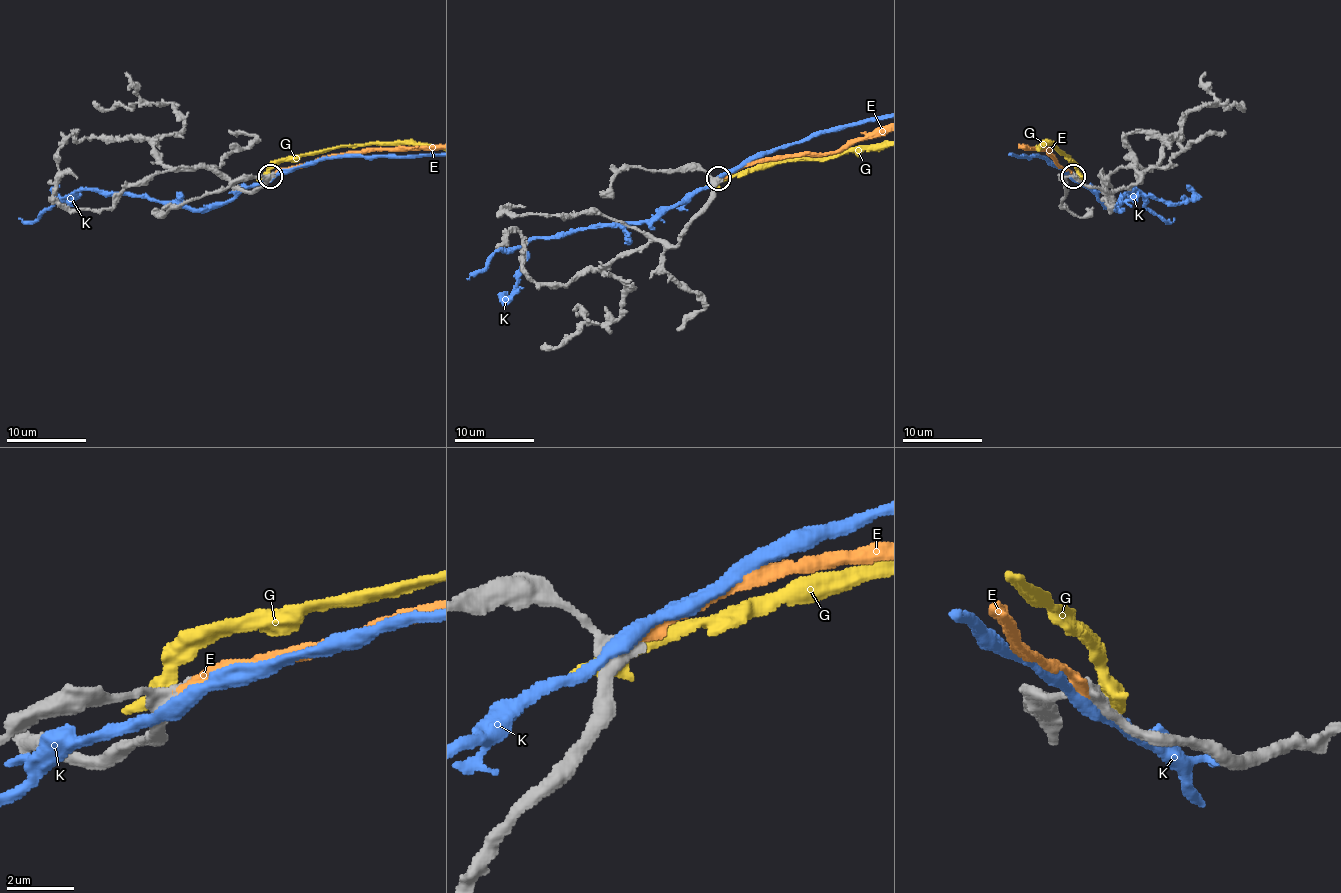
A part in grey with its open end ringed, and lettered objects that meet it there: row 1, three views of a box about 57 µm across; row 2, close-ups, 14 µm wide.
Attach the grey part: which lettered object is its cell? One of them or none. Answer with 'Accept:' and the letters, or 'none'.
Accept: E

